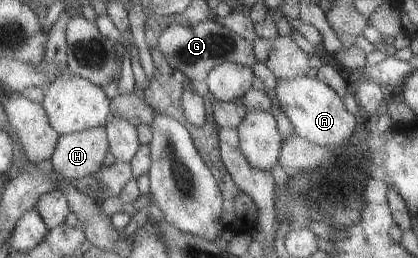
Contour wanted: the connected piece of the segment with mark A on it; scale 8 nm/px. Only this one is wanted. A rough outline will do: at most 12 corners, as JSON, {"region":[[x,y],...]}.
{"region":[[316,78],[274,91],[299,137],[346,149],[358,123]]}

